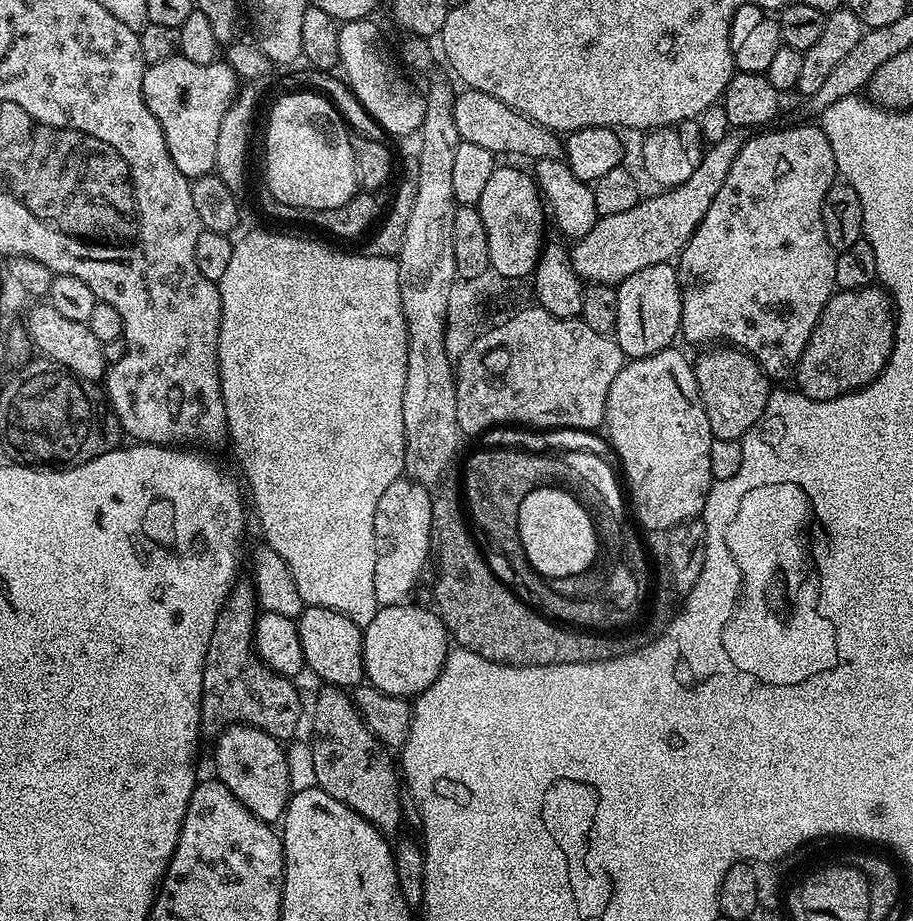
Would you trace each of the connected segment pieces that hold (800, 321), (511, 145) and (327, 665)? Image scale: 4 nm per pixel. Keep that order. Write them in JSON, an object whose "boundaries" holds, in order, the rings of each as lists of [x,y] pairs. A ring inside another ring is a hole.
{"boundaries":[[[[806,123],[810,124],[800,124],[797,128],[773,127],[771,130],[749,135],[745,139],[738,158],[734,158],[734,166],[730,166],[730,174],[726,174],[726,182],[722,182],[722,190],[714,194],[714,202],[710,202],[710,210],[706,210],[702,222],[696,228],[695,234],[686,242],[686,246],[678,257],[678,263],[675,265],[676,276],[680,279],[680,301],[682,302],[680,336],[688,339],[692,344],[704,344],[700,346],[721,344],[738,348],[758,361],[765,376],[773,381],[780,380],[776,382],[787,381],[784,379],[787,376],[789,379],[795,373],[798,362],[810,342],[810,334],[814,334],[816,323],[826,302],[833,292],[837,291],[836,257],[838,253],[830,246],[826,238],[826,230],[822,226],[822,198],[826,198],[826,190],[830,190],[830,186],[838,180],[836,159],[832,143],[826,138],[824,131],[815,123]]],[[[468,88],[461,96],[459,93],[452,101],[452,113],[454,126],[458,126],[460,139],[475,142],[477,146],[483,146],[493,154],[505,152],[508,156],[525,156],[529,162],[542,158],[557,158],[561,155],[561,137],[551,128],[534,122],[518,110],[508,108],[506,102],[498,102],[498,98],[485,92]]],[[[305,607],[296,620],[298,626],[298,642],[302,642],[302,654],[307,671],[313,672],[318,679],[324,680],[325,685],[342,688],[345,690],[355,689],[356,685],[365,683],[364,674],[364,633],[361,625],[352,621],[352,617],[345,612],[330,610],[329,608]]]]}

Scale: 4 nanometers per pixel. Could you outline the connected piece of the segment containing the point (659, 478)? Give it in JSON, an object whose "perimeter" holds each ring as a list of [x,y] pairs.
{"perimeter":[[[663,348],[653,356],[629,359],[618,378],[610,384],[610,394],[606,398],[603,427],[608,428],[608,440],[620,459],[618,468],[626,485],[631,511],[632,508],[636,511],[636,520],[645,533],[652,530],[668,532],[697,519],[703,513],[708,492],[714,483],[710,474],[710,446],[714,439],[710,418],[706,418],[693,361],[687,360],[678,348]]]}

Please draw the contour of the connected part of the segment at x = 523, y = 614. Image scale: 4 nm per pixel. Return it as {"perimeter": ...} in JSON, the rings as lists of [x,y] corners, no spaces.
{"perimeter":[[[441,483],[432,496],[431,555],[434,557],[434,564],[436,560],[436,585],[433,586],[432,592],[436,595],[435,611],[447,628],[449,637],[459,647],[469,648],[474,654],[496,664],[514,664],[518,668],[525,668],[531,664],[577,664],[580,660],[591,659],[591,656],[607,656],[619,652],[619,647],[612,638],[607,641],[595,641],[589,637],[561,636],[552,624],[553,621],[522,603],[490,570],[485,553],[470,527],[461,493],[457,485],[455,488],[448,483]]]}

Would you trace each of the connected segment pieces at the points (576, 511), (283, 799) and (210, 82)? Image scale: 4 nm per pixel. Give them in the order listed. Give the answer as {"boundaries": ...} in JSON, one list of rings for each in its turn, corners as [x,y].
{"boundaries":[[[[560,486],[536,488],[518,506],[518,534],[530,566],[552,582],[568,580],[568,573],[580,572],[592,560],[592,536],[596,532],[588,509],[571,491]]],[[[248,724],[230,725],[215,737],[214,744],[216,744],[215,779],[224,783],[226,789],[230,790],[251,814],[264,820],[268,825],[275,825],[283,817],[284,811],[288,808],[288,798],[293,793],[290,786],[290,770],[286,766],[288,753],[285,745],[270,734],[266,734],[261,728],[251,728]]],[[[177,54],[166,62],[145,67],[142,90],[150,114],[154,114],[162,126],[174,166],[189,178],[209,175],[216,166],[214,153],[218,150],[222,114],[226,114],[238,91],[238,77],[234,70],[230,70],[227,62],[187,60]]]]}

